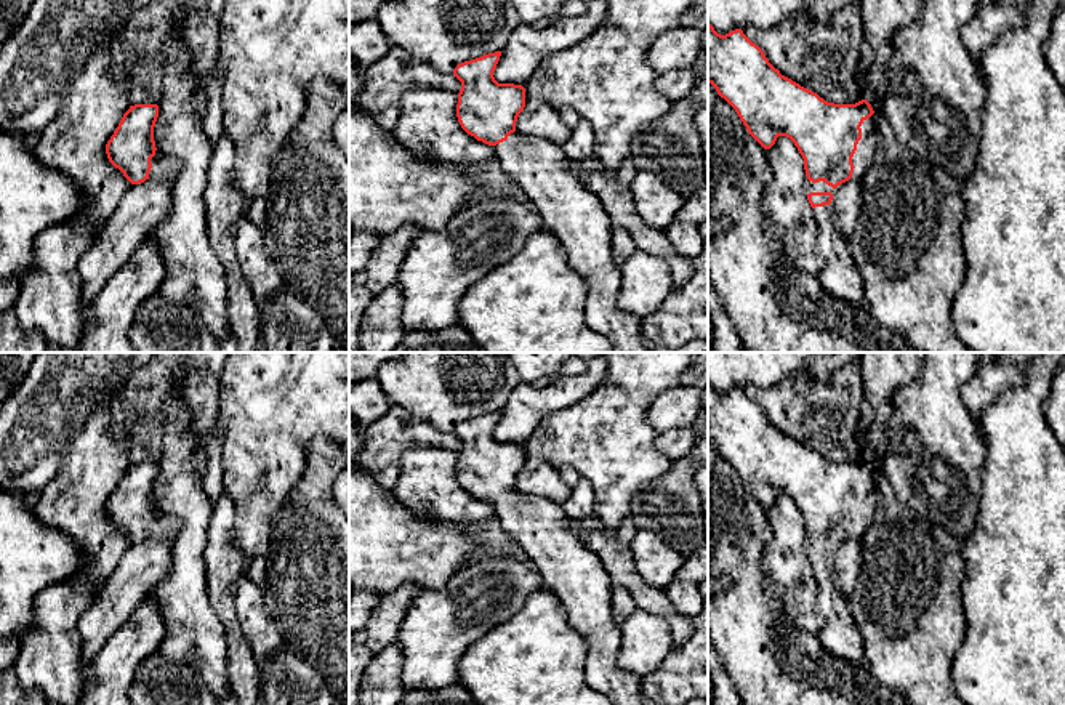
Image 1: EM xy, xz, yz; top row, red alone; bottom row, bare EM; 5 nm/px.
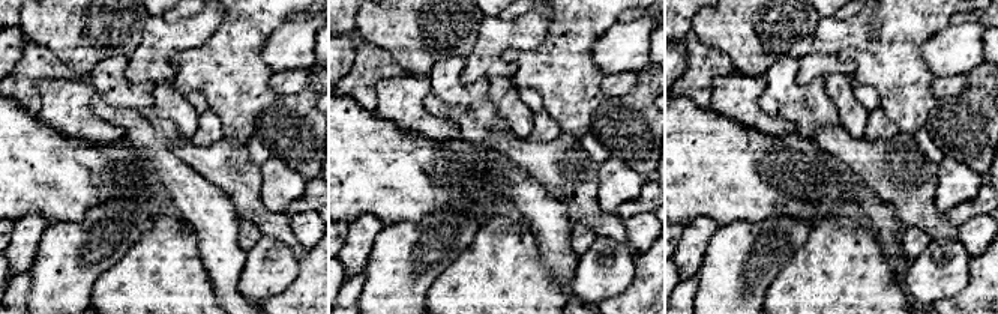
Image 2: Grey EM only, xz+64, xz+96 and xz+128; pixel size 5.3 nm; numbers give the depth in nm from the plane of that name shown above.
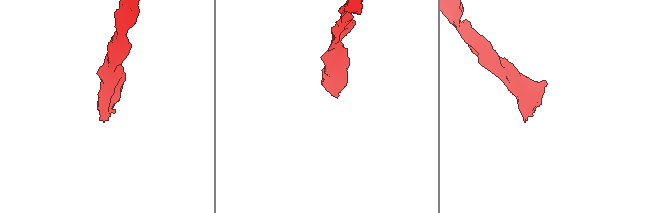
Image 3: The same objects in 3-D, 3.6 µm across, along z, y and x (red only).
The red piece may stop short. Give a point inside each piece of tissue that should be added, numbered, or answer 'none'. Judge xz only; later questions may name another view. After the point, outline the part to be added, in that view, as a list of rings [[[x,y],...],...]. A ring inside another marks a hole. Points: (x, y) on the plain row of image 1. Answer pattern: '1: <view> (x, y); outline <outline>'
1: xz (566, 566); outline [[[516,489],[493,508],[501,530],[519,543],[527,561],[540,574],[545,588],[562,599],[570,625],[585,639],[586,684],[607,695],[612,705],[647,705],[641,691],[641,678],[618,667],[621,628],[612,614],[610,575],[602,567],[601,559],[570,530],[570,518],[562,506],[545,497],[522,494]]]

